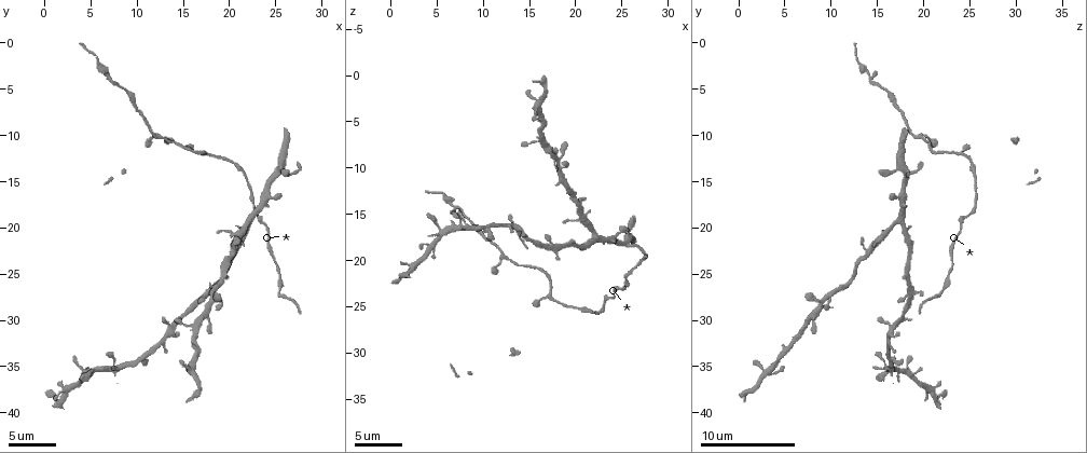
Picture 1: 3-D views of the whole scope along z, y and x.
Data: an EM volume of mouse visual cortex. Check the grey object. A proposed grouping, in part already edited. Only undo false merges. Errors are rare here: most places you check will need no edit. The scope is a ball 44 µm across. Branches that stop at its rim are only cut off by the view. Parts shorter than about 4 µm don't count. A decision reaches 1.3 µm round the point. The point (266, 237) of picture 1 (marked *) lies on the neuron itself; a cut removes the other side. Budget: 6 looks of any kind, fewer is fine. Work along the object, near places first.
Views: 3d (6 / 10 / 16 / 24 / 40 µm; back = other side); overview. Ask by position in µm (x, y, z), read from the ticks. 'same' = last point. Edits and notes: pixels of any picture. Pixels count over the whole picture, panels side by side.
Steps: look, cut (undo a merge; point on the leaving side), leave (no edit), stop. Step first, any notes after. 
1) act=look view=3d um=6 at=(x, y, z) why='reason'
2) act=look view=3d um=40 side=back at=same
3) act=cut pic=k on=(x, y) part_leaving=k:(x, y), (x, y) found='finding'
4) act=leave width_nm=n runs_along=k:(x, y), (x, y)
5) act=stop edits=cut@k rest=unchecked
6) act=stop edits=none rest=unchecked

act=look view=3d um=10 at=(17.2, 12.0, 23.6) why='three-way junction'

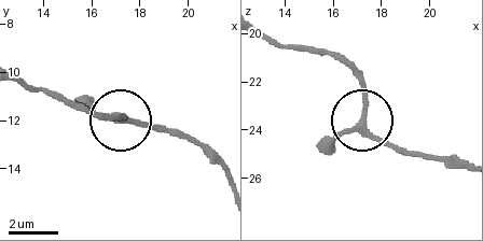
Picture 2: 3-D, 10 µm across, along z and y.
act=look view=3d um=10 side=back at=same

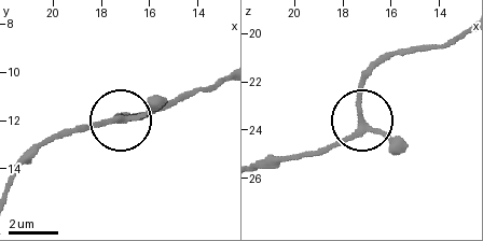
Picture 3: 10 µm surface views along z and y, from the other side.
act=leave arms=3 runs_along=3:(264, 168), (332, 147), (363, 123), (404, 147) found='all the same neuron'

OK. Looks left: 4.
act=look view=3d um=16 at=(7.2, 4.4, 14.6) why='sudden change in width'

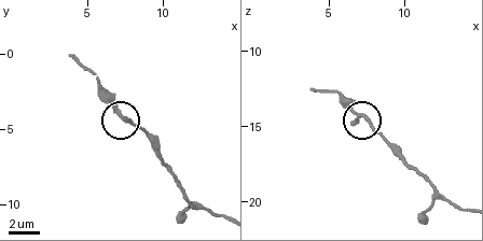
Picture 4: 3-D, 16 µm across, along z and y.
act=look view=3d um=6 at=(7.4, 4.2, 14.6)

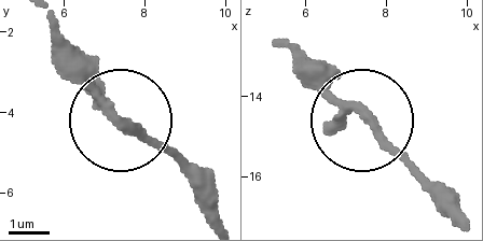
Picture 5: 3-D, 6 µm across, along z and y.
act=leave width_nm=200 runs_along=5:(463, 220), (294, 61) found='one neuron here'

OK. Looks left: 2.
act=look view=3d um=10 at=(9.6, 7.0, 17.4) why='calibre changes'

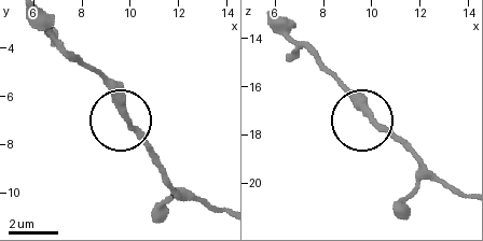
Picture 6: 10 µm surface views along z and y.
act=look view=3d um=10 side=back at=(9.9, 7.0, 17.1)

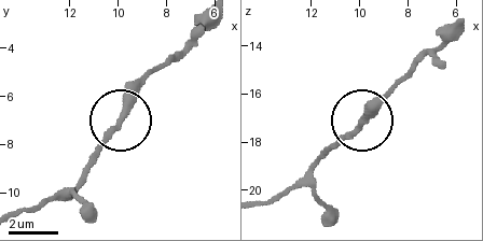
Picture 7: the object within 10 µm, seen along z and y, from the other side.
act=leave runs_along=7:(261, 201), (279, 195), (401, 80) found='continuous, no second neuron'

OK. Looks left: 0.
act=stop edits=none rest=unchecked

